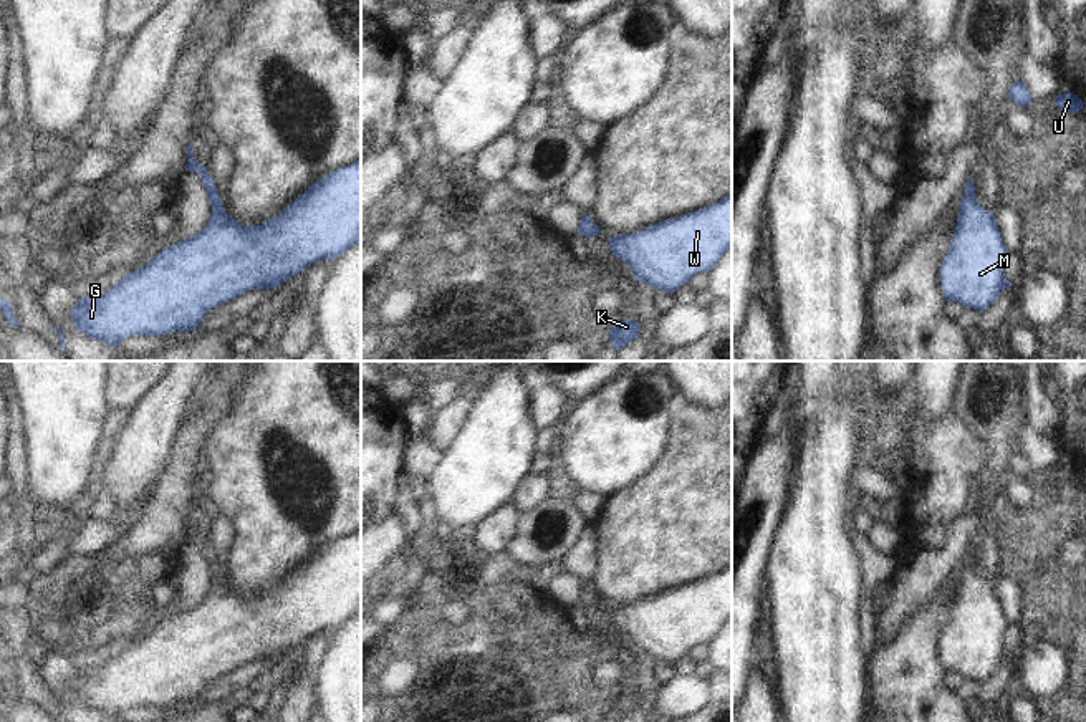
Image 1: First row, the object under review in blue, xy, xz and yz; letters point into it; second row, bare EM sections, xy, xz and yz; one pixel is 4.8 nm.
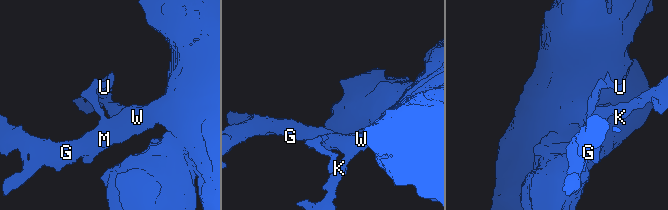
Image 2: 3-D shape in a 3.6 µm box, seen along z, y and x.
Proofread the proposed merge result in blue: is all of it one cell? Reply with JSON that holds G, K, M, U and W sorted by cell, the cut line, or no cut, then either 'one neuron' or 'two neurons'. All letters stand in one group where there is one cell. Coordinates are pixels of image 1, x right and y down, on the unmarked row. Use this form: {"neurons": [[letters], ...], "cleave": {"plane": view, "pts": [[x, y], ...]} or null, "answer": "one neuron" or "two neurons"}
{"neurons": [["G", "K", "M", "U", "W"]], "cleave": null, "answer": "one neuron"}

